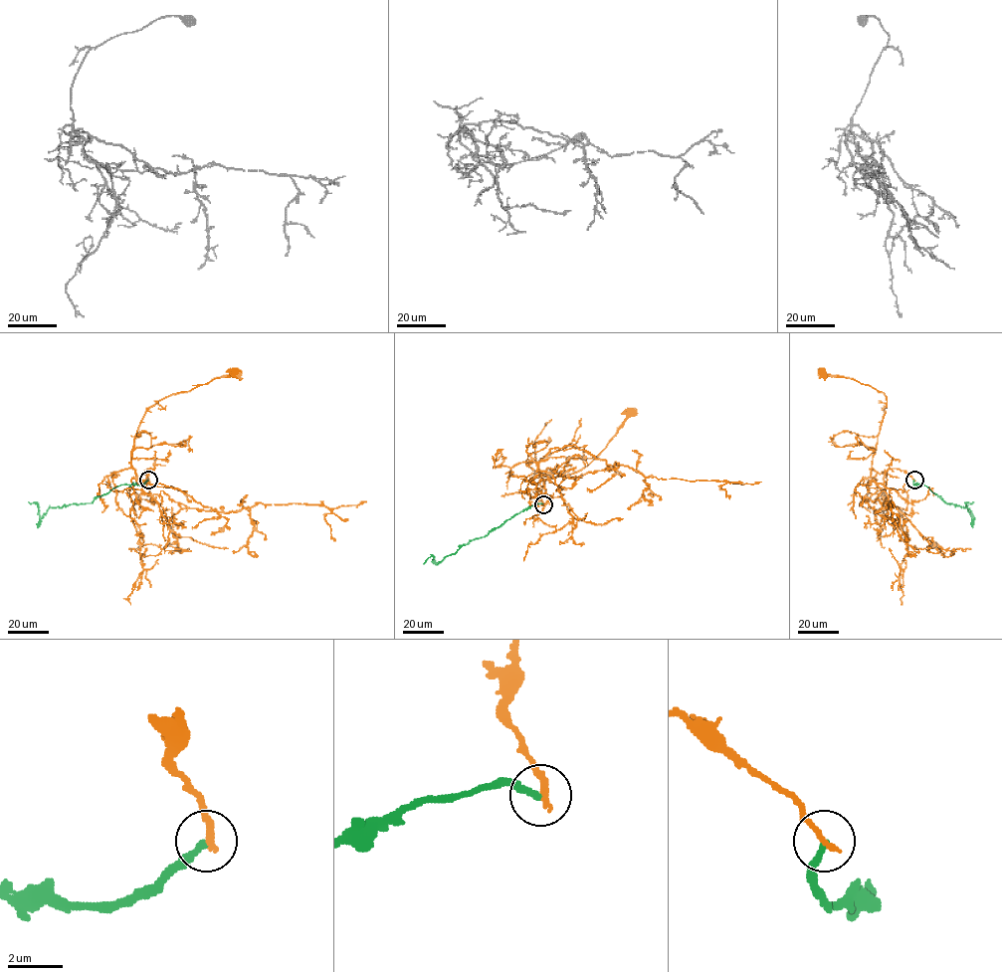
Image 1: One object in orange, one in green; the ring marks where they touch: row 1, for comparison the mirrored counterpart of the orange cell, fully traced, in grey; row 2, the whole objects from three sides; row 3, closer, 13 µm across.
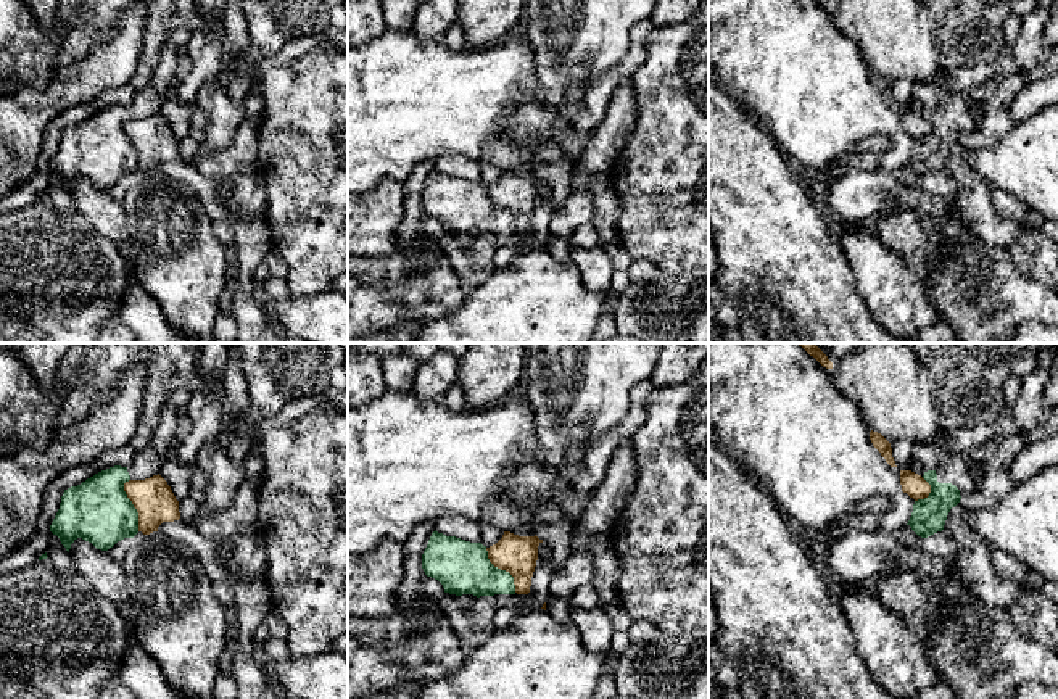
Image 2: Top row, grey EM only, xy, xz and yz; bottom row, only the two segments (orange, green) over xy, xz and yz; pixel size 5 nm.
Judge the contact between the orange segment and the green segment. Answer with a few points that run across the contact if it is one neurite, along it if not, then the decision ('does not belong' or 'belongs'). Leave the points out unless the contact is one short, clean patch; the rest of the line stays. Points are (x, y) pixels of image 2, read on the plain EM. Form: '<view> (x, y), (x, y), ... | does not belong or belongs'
xy (129, 118), (124, 123), (124, 132), (137, 152), (139, 169) | does not belong

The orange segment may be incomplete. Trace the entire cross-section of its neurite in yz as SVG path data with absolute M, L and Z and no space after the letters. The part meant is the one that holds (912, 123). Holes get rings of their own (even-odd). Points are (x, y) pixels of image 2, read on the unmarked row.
M900 110L902 130L915 140L924 139L931 132L931 124L918 113L911 110Z

